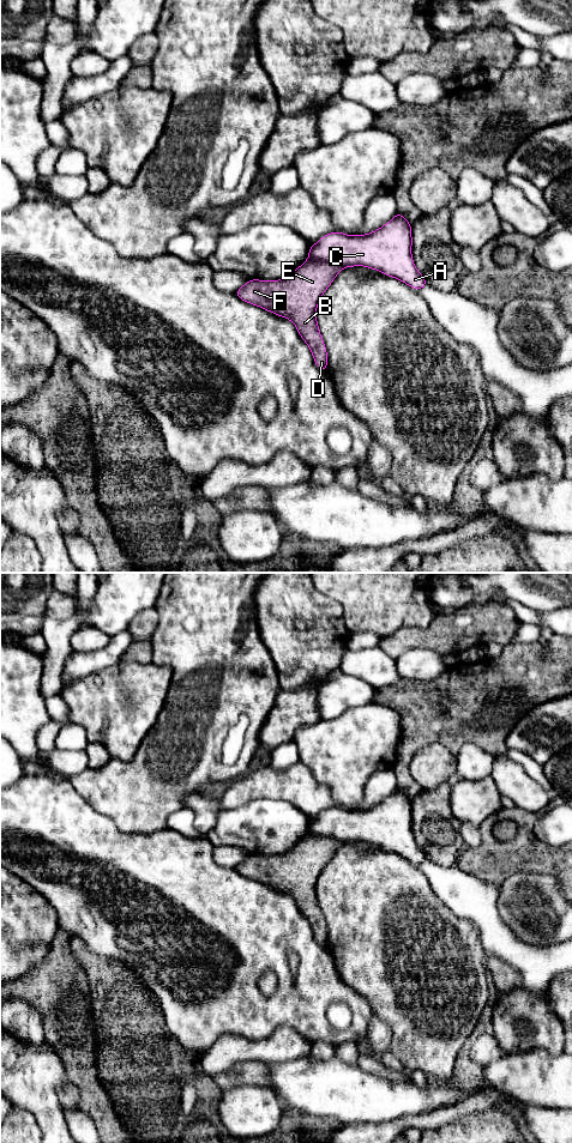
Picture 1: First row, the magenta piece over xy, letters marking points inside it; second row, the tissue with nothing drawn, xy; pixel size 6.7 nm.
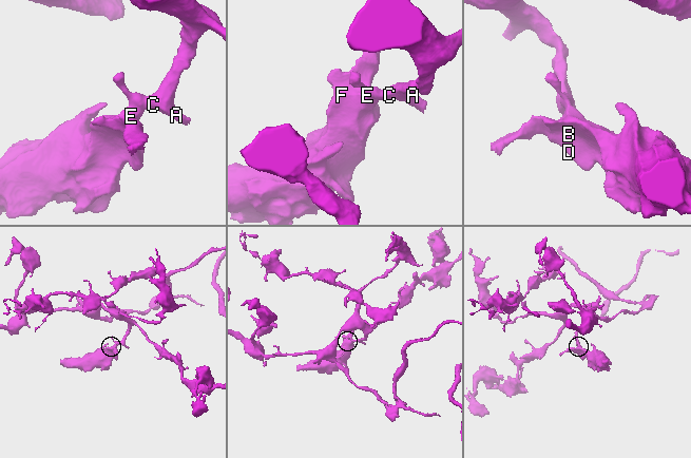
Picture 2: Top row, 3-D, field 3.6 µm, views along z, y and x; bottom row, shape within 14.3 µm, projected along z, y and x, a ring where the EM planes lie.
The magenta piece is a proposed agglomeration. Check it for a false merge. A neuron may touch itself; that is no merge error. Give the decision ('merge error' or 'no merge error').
merge error

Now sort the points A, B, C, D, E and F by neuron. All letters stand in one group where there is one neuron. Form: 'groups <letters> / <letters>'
groups A C / B D E F

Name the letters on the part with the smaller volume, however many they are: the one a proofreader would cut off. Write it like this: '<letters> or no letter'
B, D, E, F

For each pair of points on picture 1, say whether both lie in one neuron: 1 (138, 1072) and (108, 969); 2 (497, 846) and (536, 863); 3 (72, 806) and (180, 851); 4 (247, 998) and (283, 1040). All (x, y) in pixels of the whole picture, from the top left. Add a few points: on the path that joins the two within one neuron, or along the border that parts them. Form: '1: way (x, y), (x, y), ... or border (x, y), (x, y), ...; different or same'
1: way (134, 1047), (130, 1020), (119, 995); same
2: way (506, 846), (519, 846), (527, 853); same
3: way (98, 833), (116, 851), (154, 851); same
4: border (302, 1035), (278, 1026), (248, 1040); different

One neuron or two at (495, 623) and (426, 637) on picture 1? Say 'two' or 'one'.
one

